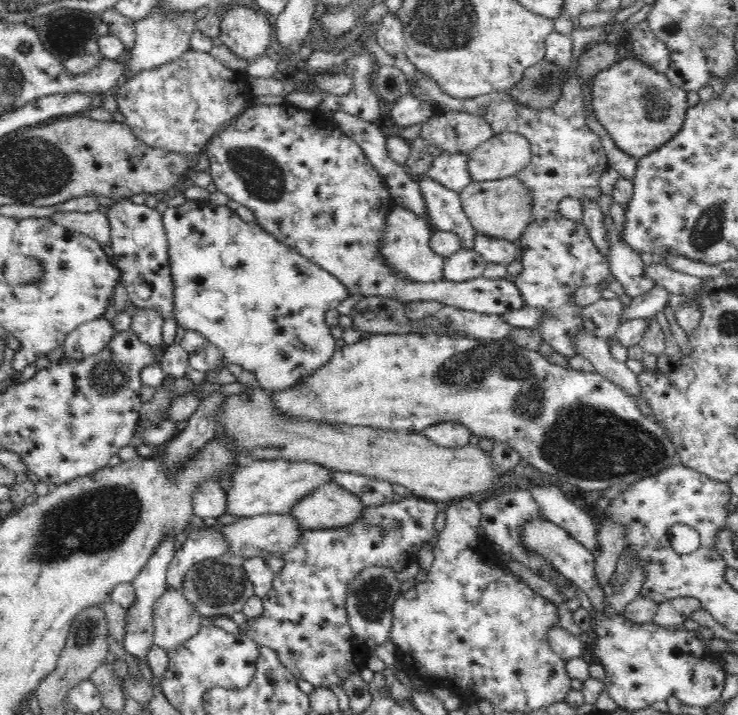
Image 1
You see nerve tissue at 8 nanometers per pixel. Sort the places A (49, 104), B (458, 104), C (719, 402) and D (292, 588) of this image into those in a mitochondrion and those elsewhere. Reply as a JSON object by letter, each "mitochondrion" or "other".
{"A":"other","B":"other","C":"other","D":"other"}

